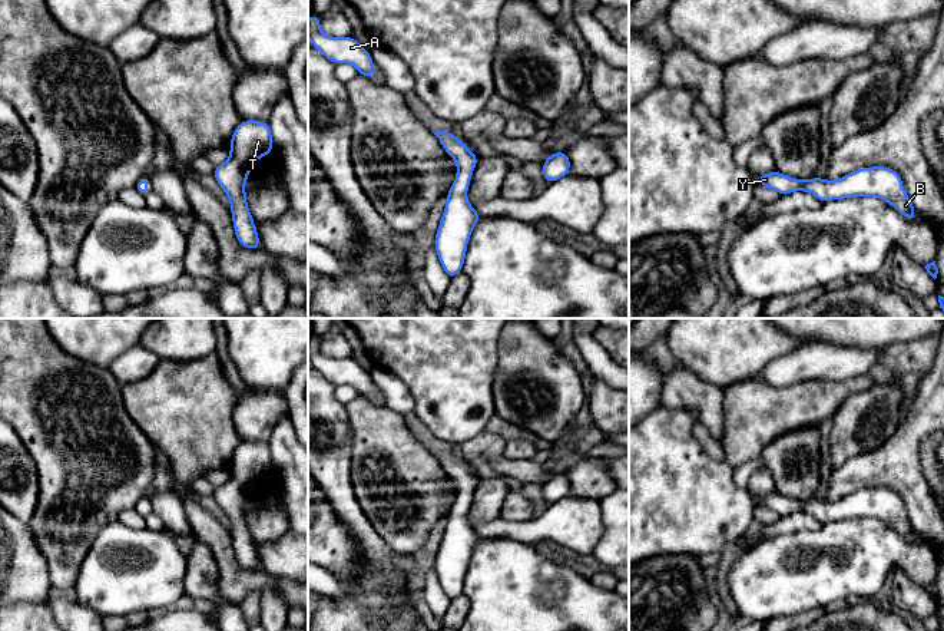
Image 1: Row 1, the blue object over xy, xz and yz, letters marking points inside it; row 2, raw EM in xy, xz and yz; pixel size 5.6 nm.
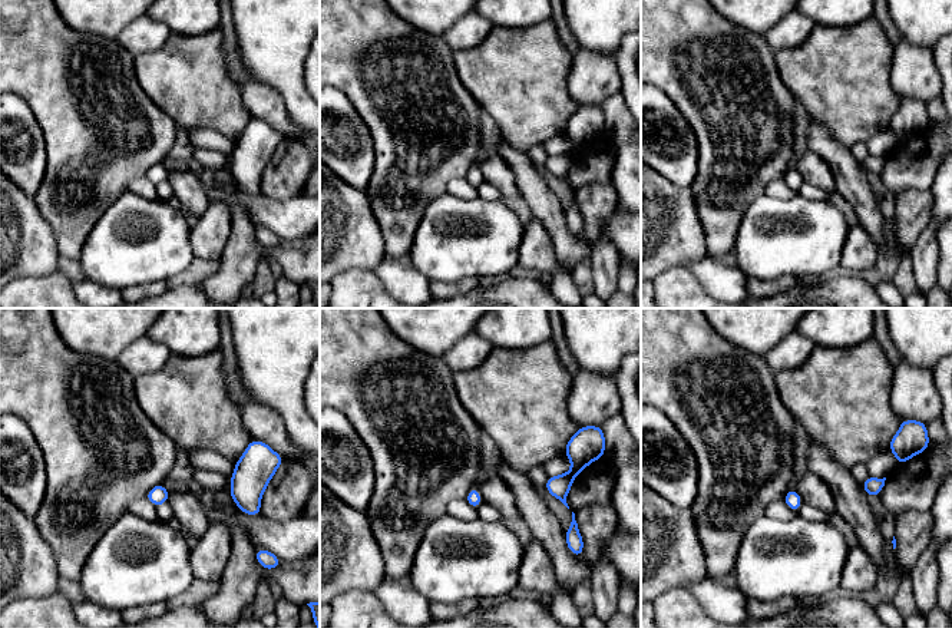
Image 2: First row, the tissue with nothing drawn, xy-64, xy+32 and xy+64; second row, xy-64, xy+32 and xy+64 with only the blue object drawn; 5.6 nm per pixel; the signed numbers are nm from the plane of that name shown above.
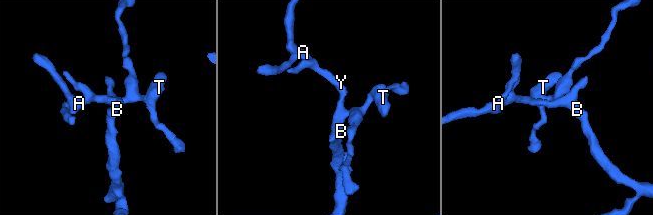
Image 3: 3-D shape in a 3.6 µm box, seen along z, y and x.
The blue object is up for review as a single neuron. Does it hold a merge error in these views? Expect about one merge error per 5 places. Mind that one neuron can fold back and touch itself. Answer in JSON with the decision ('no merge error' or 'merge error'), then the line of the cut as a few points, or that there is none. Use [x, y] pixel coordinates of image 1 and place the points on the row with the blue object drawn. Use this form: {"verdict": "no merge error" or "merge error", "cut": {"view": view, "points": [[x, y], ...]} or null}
{"verdict": "no merge error", "cut": null}

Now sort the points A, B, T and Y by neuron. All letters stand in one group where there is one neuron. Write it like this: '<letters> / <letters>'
A B T Y

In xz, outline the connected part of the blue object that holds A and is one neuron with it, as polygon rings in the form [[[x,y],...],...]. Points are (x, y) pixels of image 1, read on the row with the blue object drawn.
[[[312,13],[308,19],[308,37],[311,39],[312,47],[335,65],[354,65],[361,76],[370,79],[374,75],[374,62],[370,52],[365,50],[352,36],[338,39],[324,34],[319,24],[318,13]]]

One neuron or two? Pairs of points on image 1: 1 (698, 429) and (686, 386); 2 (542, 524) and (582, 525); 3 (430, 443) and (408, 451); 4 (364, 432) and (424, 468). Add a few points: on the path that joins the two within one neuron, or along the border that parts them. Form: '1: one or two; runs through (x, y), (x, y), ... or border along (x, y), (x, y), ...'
1: two; border along (696, 422), (721, 445)
2: one; runs through (552, 524), (572, 524)
3: two; border along (404, 416), (408, 430), (431, 453)
4: one; runs through (378, 440), (410, 468)

